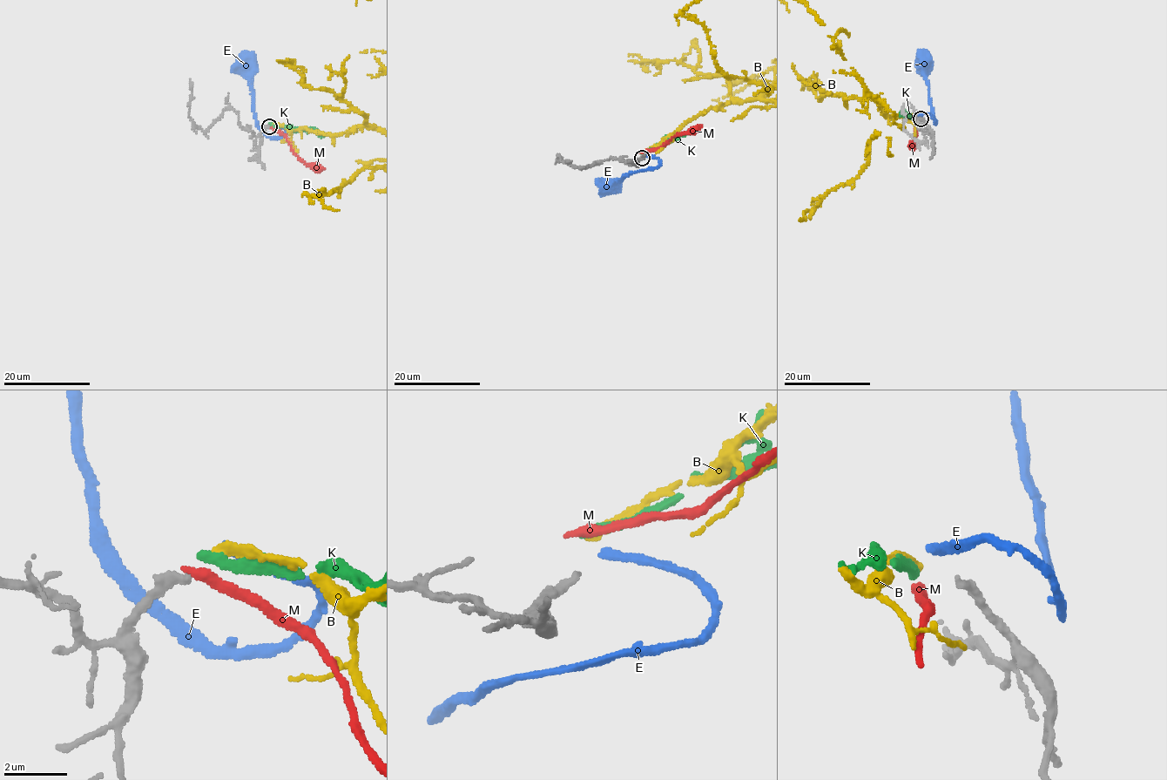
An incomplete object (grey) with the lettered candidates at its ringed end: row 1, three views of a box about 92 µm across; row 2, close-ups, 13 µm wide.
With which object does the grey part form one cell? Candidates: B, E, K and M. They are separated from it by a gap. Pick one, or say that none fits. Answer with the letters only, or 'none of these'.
B

